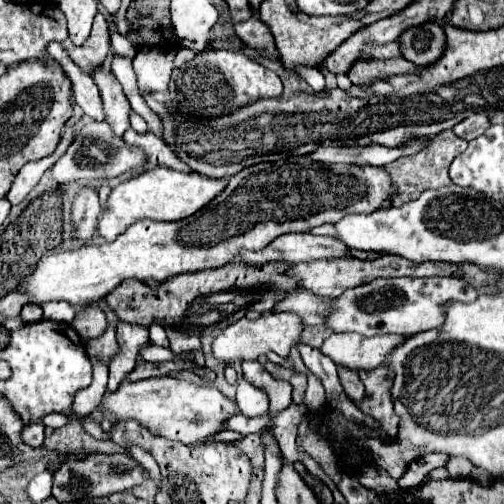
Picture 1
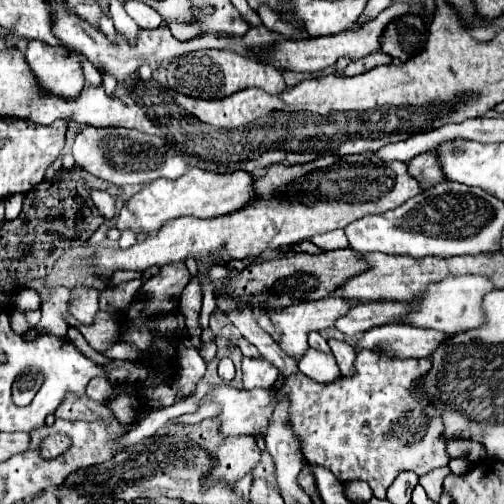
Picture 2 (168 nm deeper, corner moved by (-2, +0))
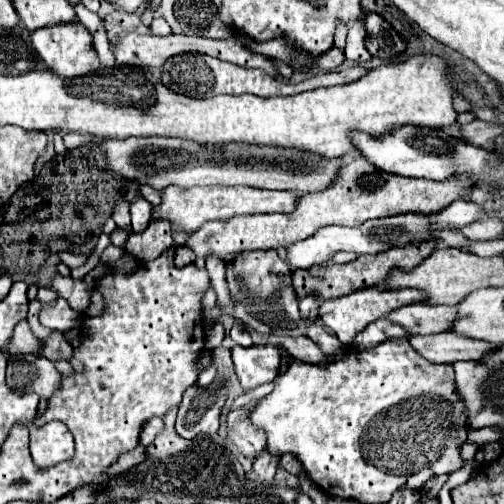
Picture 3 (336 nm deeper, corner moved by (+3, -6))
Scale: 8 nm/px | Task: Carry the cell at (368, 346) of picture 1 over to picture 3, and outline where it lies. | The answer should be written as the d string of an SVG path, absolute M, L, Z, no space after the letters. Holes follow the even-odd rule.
M456 332L430 334L430 336L410 336L410 344L416 352L426 356L430 362L452 364L458 360L480 360L482 356L494 352L498 346L468 336L458 336Z

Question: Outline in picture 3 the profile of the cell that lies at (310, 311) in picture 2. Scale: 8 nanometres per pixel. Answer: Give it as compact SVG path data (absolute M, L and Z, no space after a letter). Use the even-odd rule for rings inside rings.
M372 286L372 288L356 290L348 296L342 296L342 298L324 300L320 306L320 320L324 320L324 324L336 332L336 336L342 344L352 344L354 336L360 334L362 330L366 330L366 326L372 324L374 320L390 314L396 308L420 304L420 302L422 302L422 292L410 292L410 288L396 288L394 292L382 292L382 288Z

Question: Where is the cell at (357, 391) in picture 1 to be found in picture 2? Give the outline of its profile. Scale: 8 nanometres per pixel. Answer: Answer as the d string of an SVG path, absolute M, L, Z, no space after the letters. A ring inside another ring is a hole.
M329 340L329 346L331 346L331 352L339 364L339 370L341 370L341 376L353 376L355 374L355 350L351 344L347 342L339 342L339 340Z

